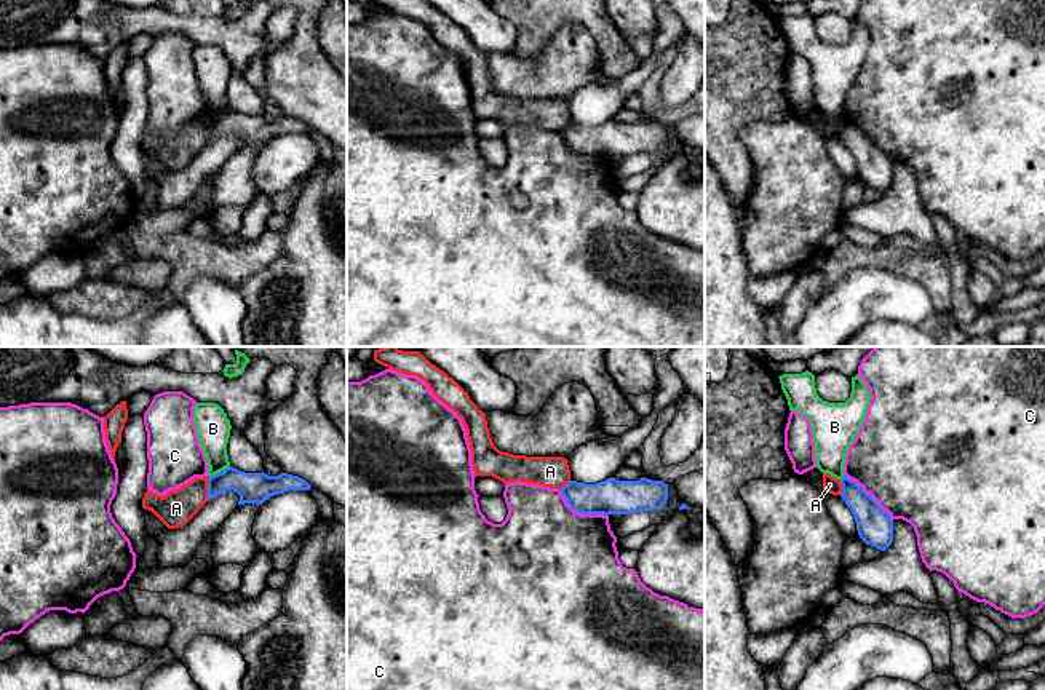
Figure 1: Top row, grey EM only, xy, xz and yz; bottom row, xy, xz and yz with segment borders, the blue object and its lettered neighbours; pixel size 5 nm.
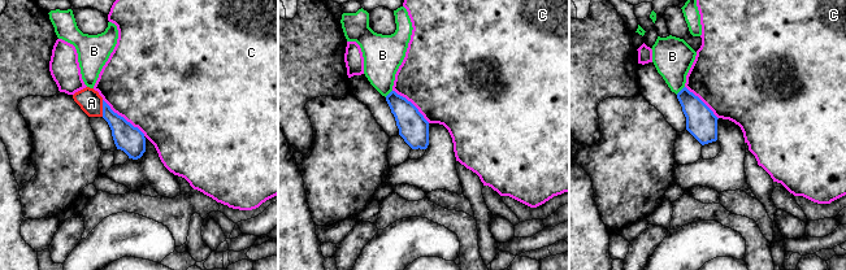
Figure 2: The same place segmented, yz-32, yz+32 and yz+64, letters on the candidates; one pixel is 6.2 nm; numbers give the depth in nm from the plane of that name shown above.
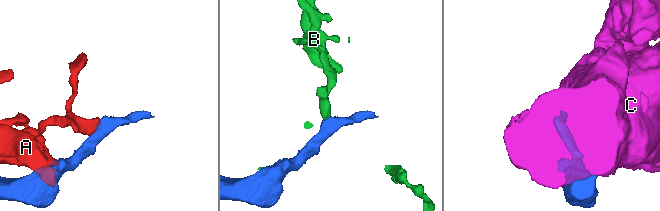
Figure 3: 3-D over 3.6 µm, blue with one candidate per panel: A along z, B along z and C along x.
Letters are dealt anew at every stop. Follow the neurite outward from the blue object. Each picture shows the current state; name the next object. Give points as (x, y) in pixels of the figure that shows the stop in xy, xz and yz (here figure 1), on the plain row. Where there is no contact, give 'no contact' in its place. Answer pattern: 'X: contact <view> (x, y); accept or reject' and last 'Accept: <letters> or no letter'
A: contact xy (208, 131); reject
B: contact xy (221, 114); reject
C: contact xz (582, 155); reject
Accept: no letter

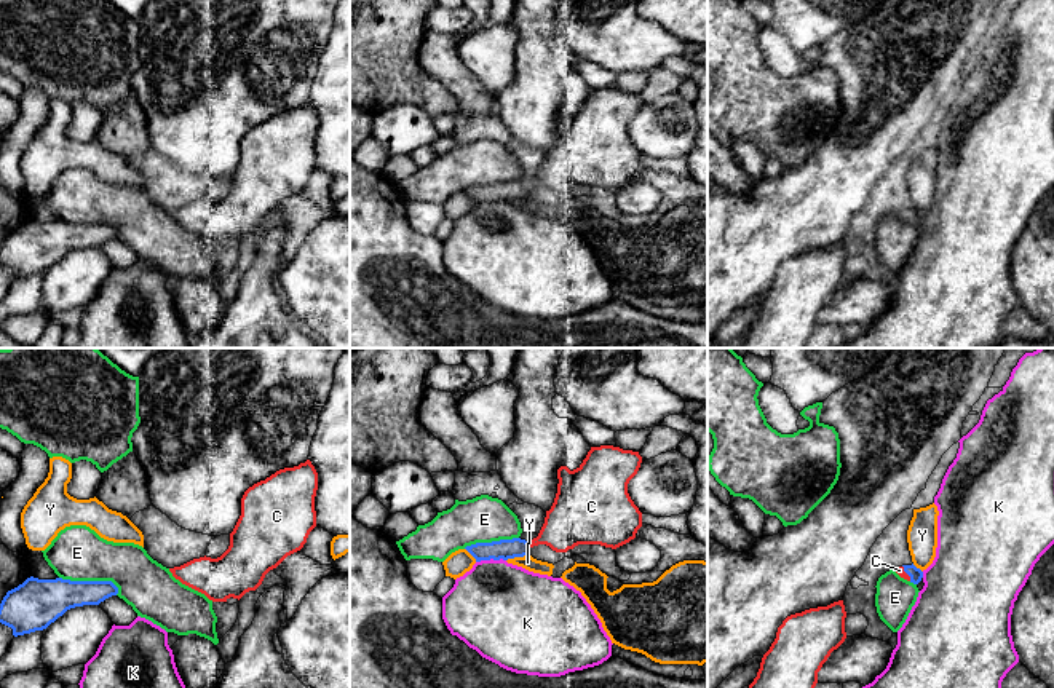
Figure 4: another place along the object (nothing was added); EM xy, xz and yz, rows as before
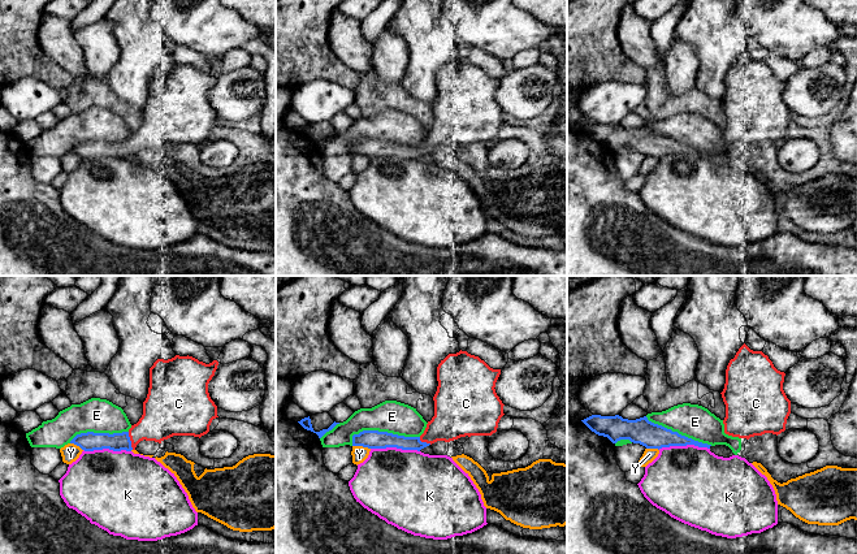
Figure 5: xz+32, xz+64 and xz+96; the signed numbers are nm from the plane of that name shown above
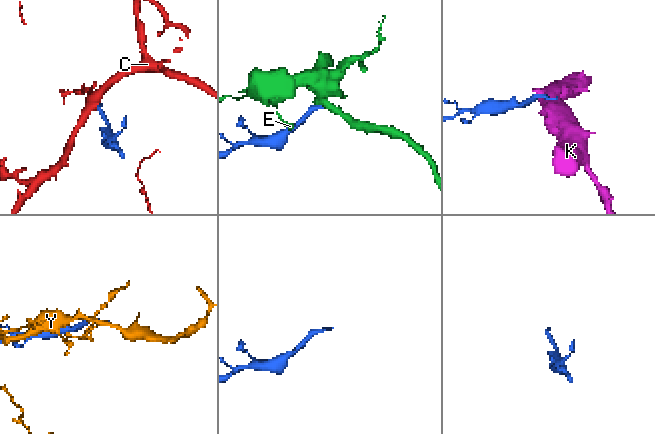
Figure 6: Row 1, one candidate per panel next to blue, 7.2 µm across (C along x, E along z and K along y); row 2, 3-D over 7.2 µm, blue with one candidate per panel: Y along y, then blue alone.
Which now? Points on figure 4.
C: contact xz (527, 187); accept
E: contact xy (91, 224); reject
K: contact xz (491, 200); reject
Y: contact xz (518, 198); reject
Accept: C

